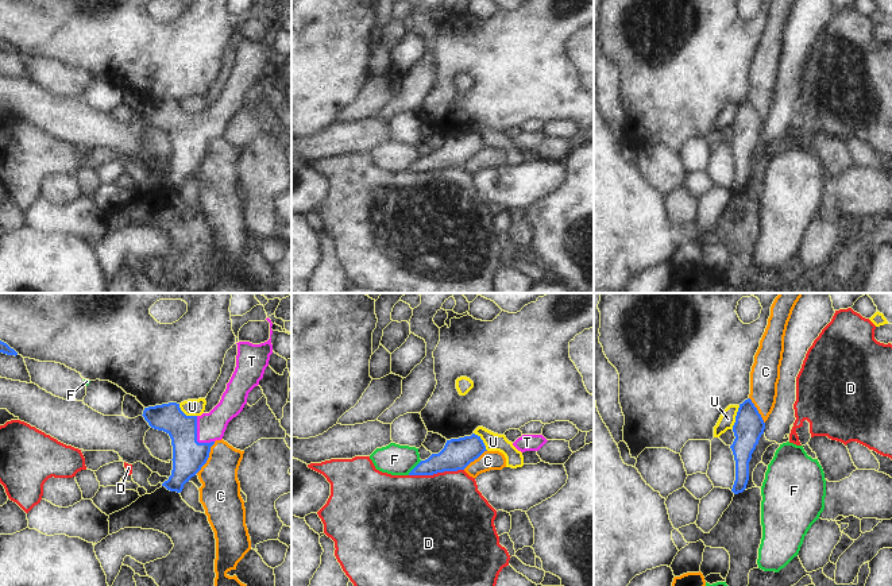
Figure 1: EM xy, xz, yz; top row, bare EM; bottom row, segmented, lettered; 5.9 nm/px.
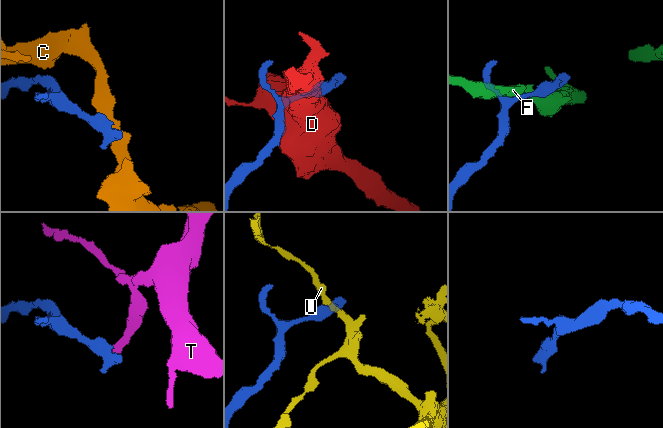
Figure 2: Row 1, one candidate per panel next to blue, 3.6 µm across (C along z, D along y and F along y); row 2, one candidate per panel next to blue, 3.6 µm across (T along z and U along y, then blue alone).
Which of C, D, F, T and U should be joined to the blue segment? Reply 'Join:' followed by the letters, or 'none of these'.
Join: T

